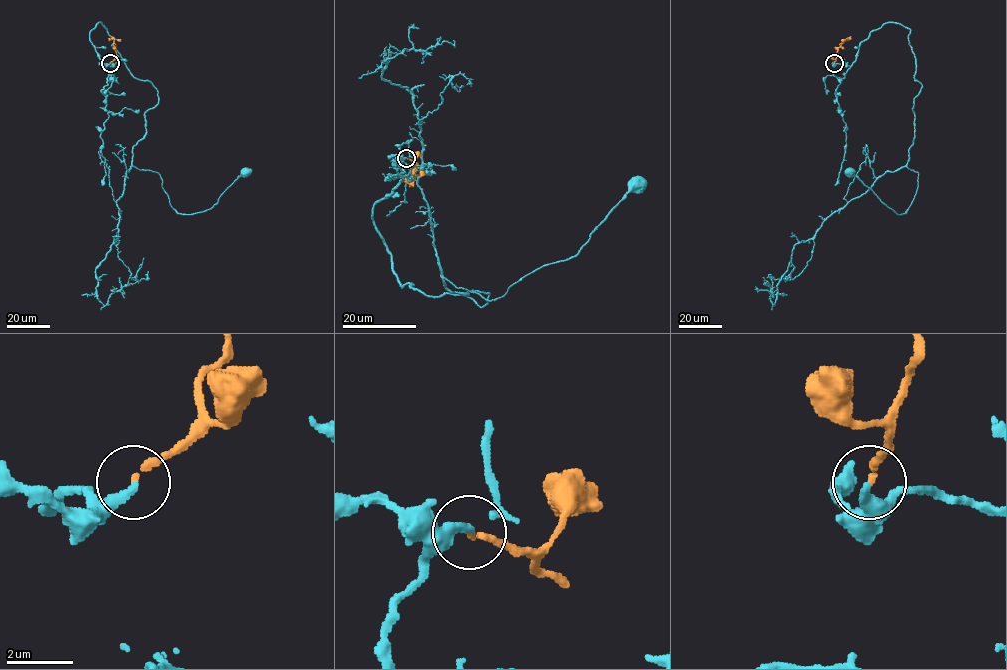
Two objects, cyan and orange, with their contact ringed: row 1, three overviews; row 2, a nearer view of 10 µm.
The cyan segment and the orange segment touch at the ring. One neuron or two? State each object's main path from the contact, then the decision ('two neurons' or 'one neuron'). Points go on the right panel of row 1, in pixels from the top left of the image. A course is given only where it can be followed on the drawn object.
cyan runs (834, 63), (851, 65), (872, 31), (900, 23), (922, 86), (905, 212), (850, 171); orange runs (834, 63), (838, 48), (848, 39), (845, 40); one neuron

